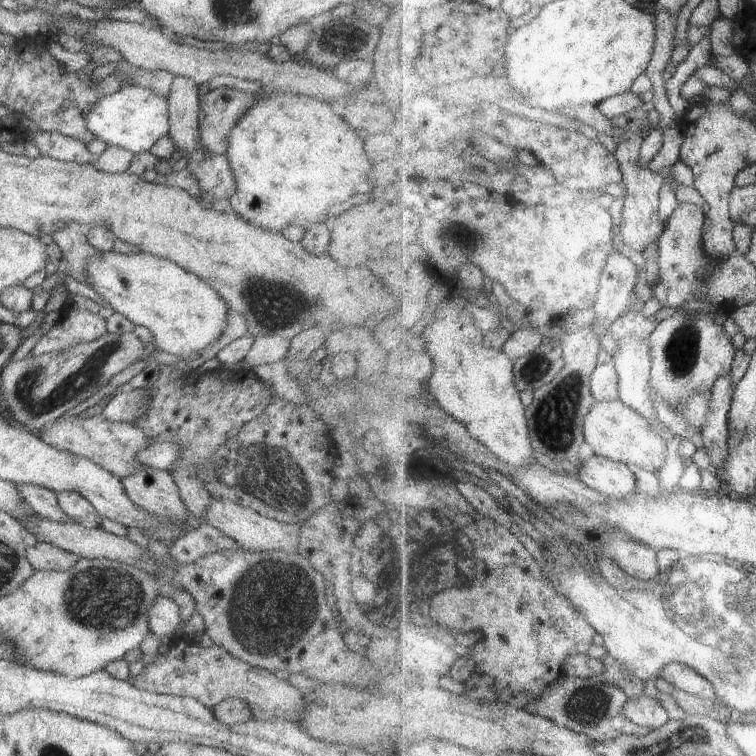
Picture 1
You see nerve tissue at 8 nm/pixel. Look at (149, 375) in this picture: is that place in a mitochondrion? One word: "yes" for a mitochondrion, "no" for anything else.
no

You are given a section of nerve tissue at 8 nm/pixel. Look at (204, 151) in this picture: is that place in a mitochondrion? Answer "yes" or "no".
no

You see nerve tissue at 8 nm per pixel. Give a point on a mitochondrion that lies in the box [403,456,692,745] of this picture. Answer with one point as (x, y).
(588, 702)

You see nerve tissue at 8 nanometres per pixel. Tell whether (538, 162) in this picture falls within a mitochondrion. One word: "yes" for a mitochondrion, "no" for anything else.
no

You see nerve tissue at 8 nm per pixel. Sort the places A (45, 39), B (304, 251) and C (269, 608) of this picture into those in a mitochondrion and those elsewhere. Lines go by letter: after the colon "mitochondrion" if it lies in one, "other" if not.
A: other
B: other
C: mitochondrion

